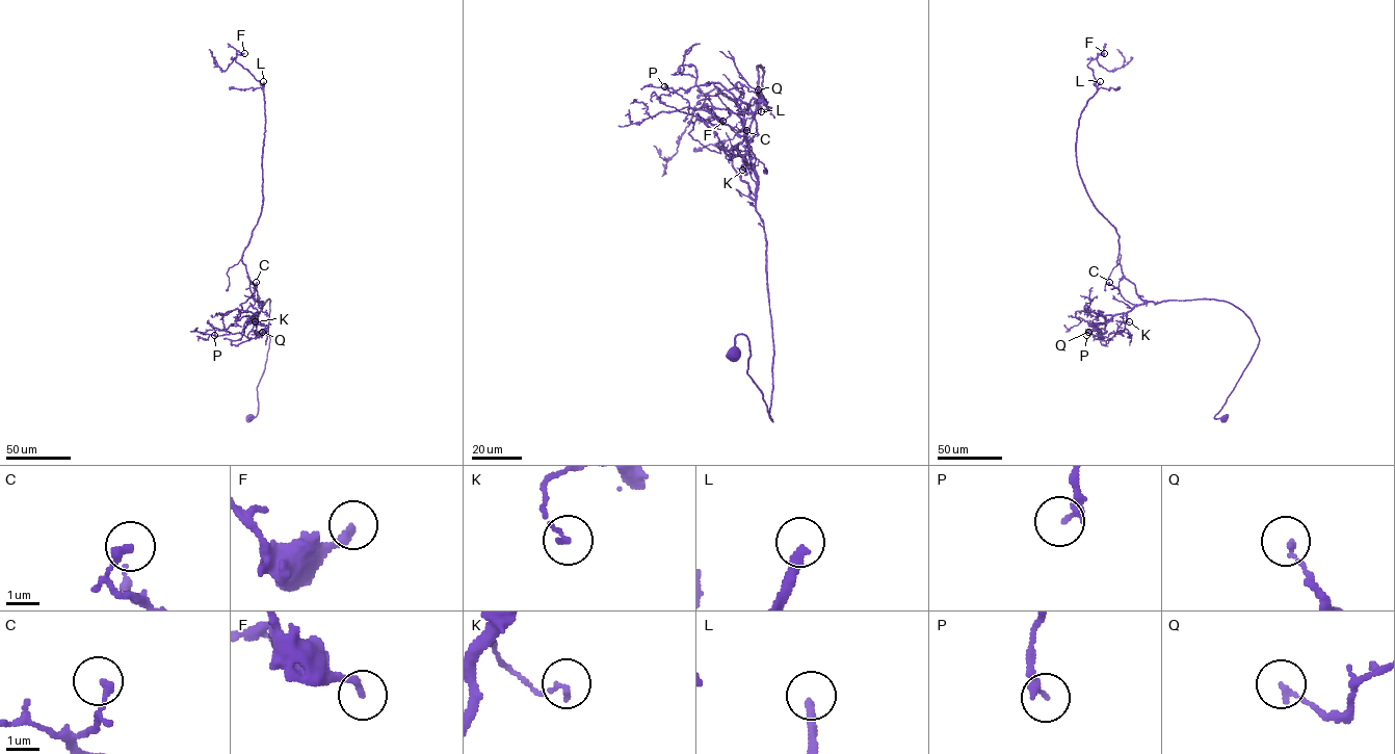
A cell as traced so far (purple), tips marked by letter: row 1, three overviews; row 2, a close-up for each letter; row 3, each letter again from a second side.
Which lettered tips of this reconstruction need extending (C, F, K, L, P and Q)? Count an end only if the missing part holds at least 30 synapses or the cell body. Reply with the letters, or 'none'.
L

